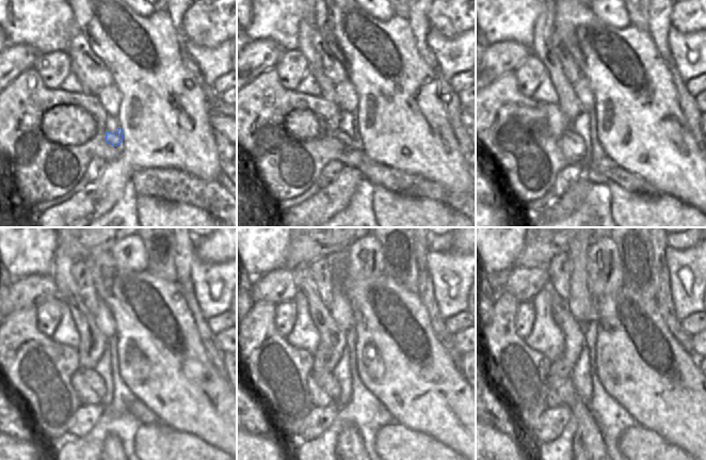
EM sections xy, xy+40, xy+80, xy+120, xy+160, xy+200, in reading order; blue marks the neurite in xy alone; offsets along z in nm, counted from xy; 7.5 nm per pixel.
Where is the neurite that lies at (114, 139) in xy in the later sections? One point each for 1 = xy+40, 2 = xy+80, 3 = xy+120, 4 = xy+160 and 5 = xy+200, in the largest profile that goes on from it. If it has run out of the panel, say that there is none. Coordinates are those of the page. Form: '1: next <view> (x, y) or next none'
1: next xy+40 (343, 138)
2: next xy+80 (572, 145)
3: next xy+120 (90, 387)
4: next xy+160 (324, 390)
5: next xy+200 (561, 392)

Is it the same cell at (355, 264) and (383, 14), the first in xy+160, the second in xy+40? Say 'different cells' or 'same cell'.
same cell

